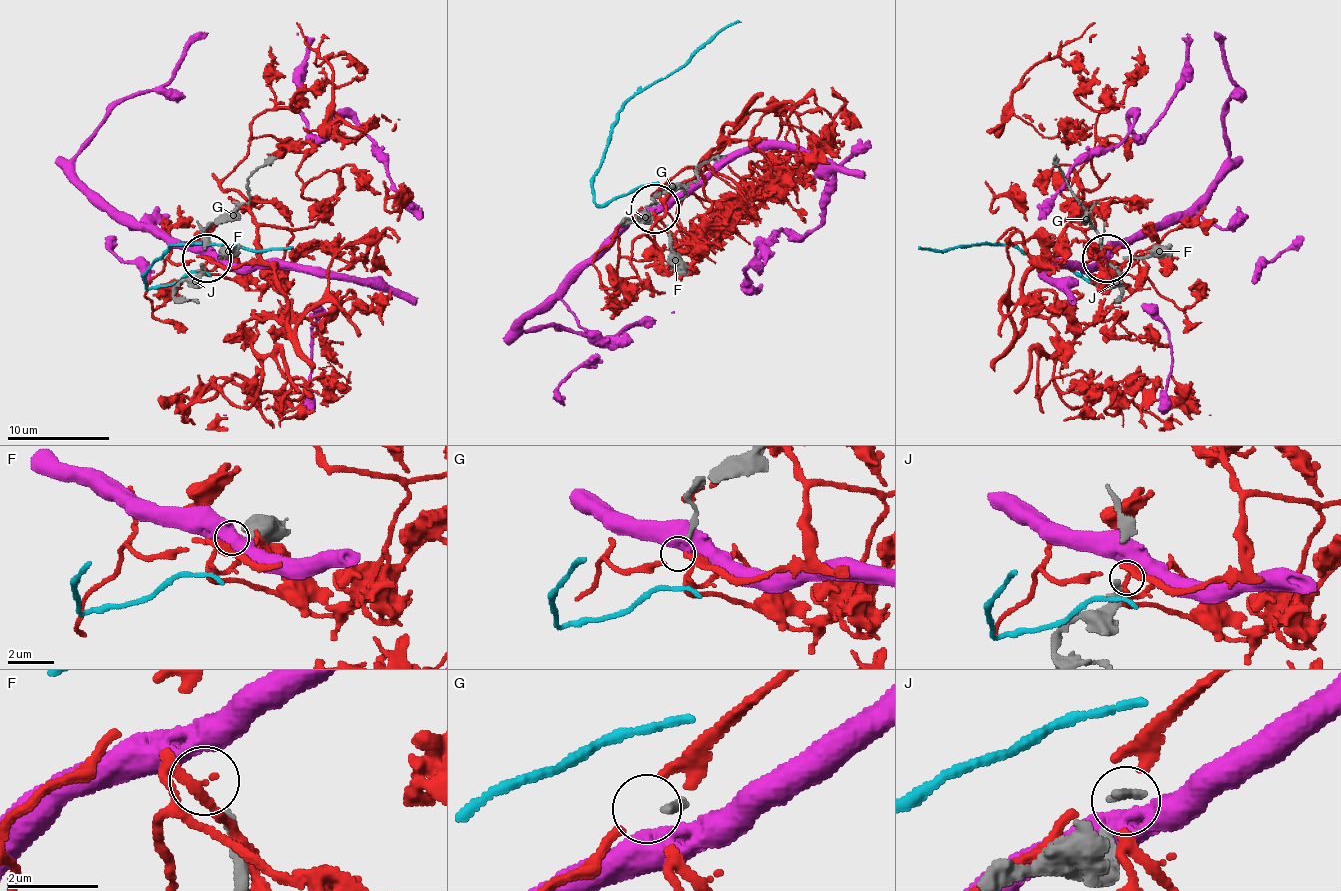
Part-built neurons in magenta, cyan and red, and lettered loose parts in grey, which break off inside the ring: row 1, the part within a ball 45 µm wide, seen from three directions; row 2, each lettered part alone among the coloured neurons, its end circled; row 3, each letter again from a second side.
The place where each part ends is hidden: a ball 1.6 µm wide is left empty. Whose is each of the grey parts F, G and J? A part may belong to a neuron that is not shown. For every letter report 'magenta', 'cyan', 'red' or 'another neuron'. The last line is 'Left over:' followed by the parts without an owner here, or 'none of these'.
F: magenta
G: another neuron
J: red
Left over: G

